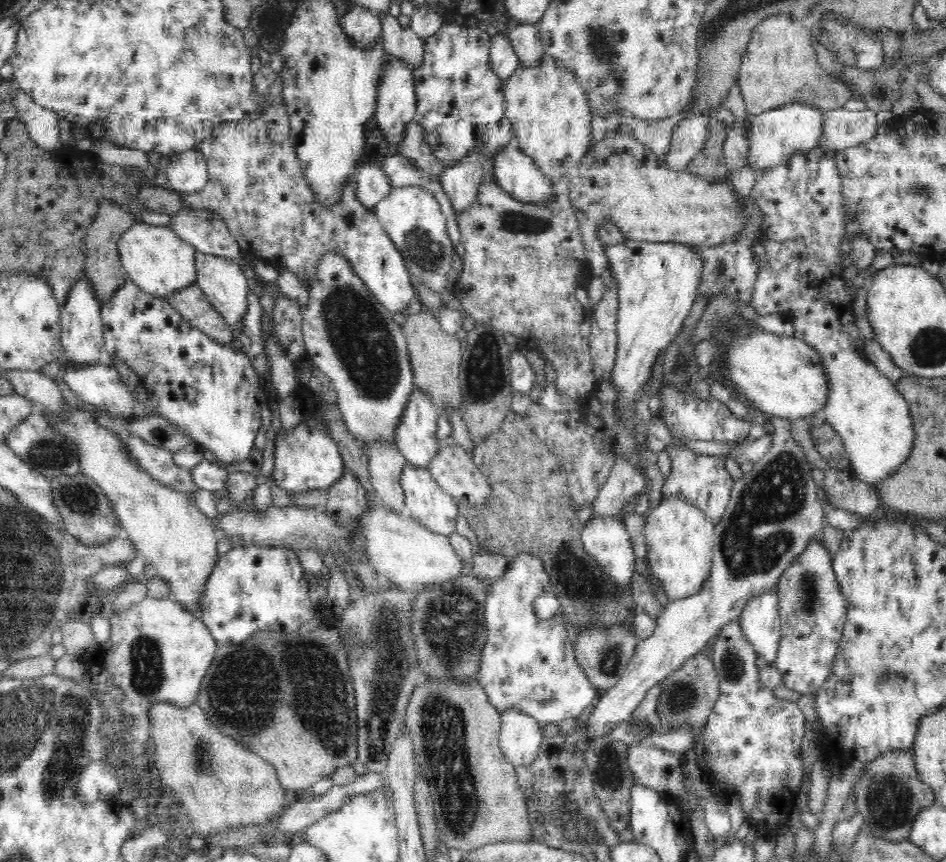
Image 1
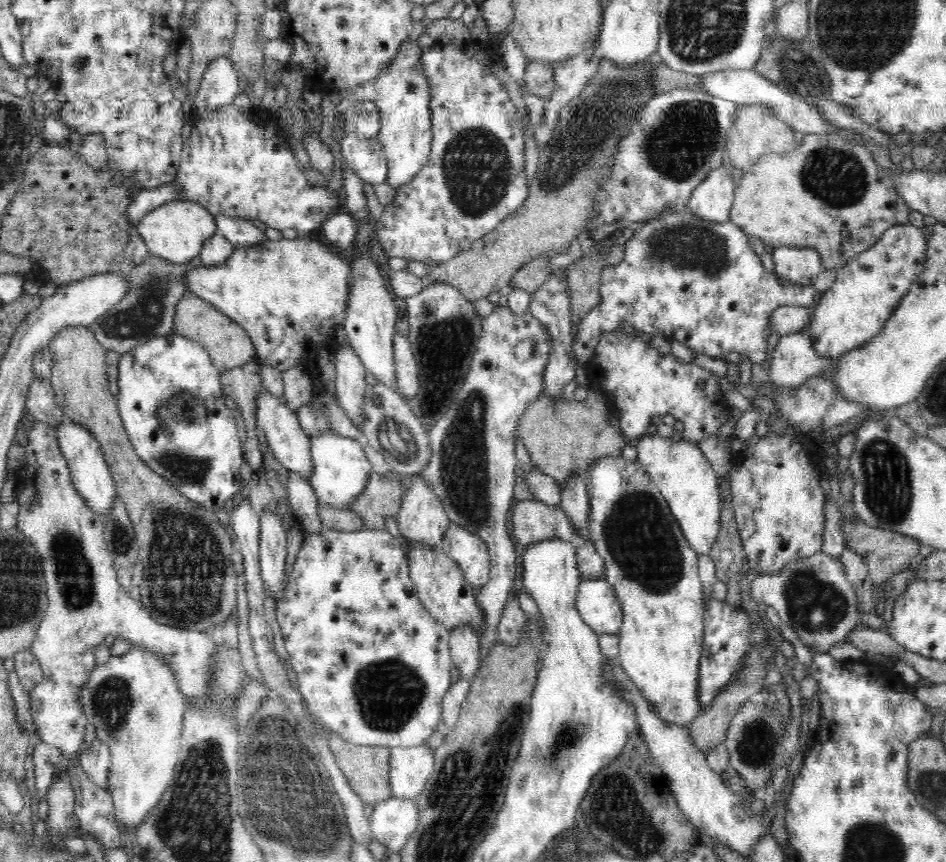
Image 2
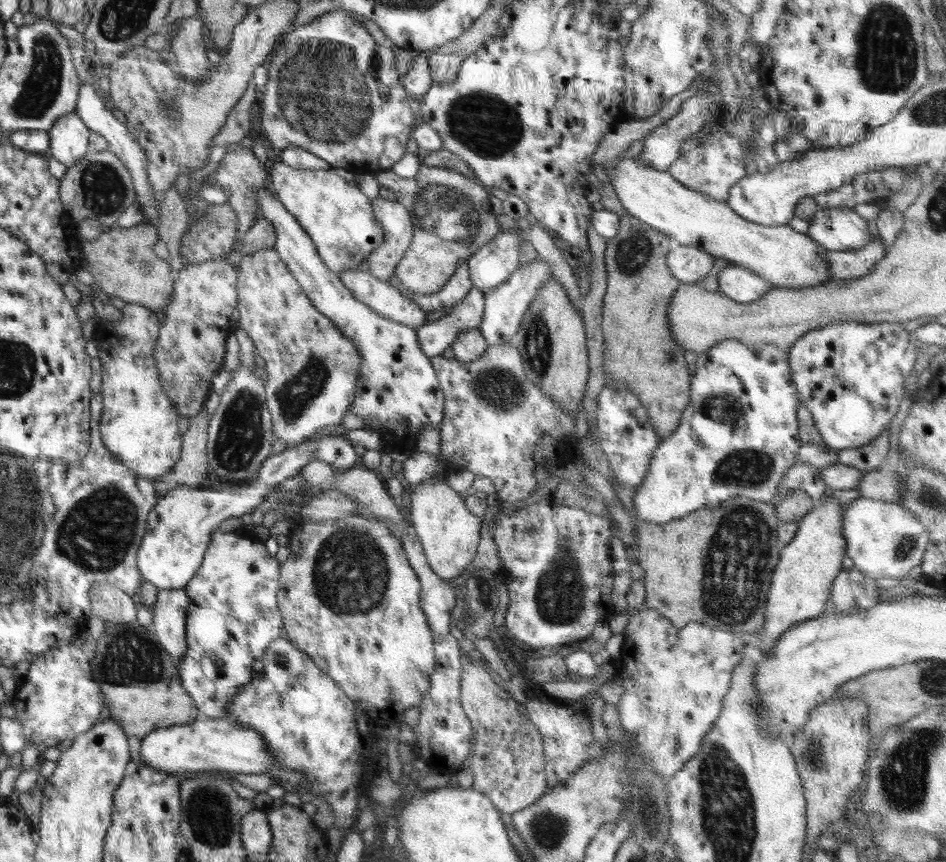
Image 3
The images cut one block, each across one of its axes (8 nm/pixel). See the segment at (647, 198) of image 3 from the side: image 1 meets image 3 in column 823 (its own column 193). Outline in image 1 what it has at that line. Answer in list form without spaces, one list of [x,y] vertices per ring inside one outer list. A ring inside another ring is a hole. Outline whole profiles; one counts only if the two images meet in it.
[[[136,222],[122,234],[117,246],[119,260],[124,271],[127,273],[128,279],[136,283],[143,292],[165,298],[170,293],[175,293],[177,290],[193,285],[197,280],[196,248],[194,248],[193,244],[181,240],[166,225],[154,226],[143,222]]]

